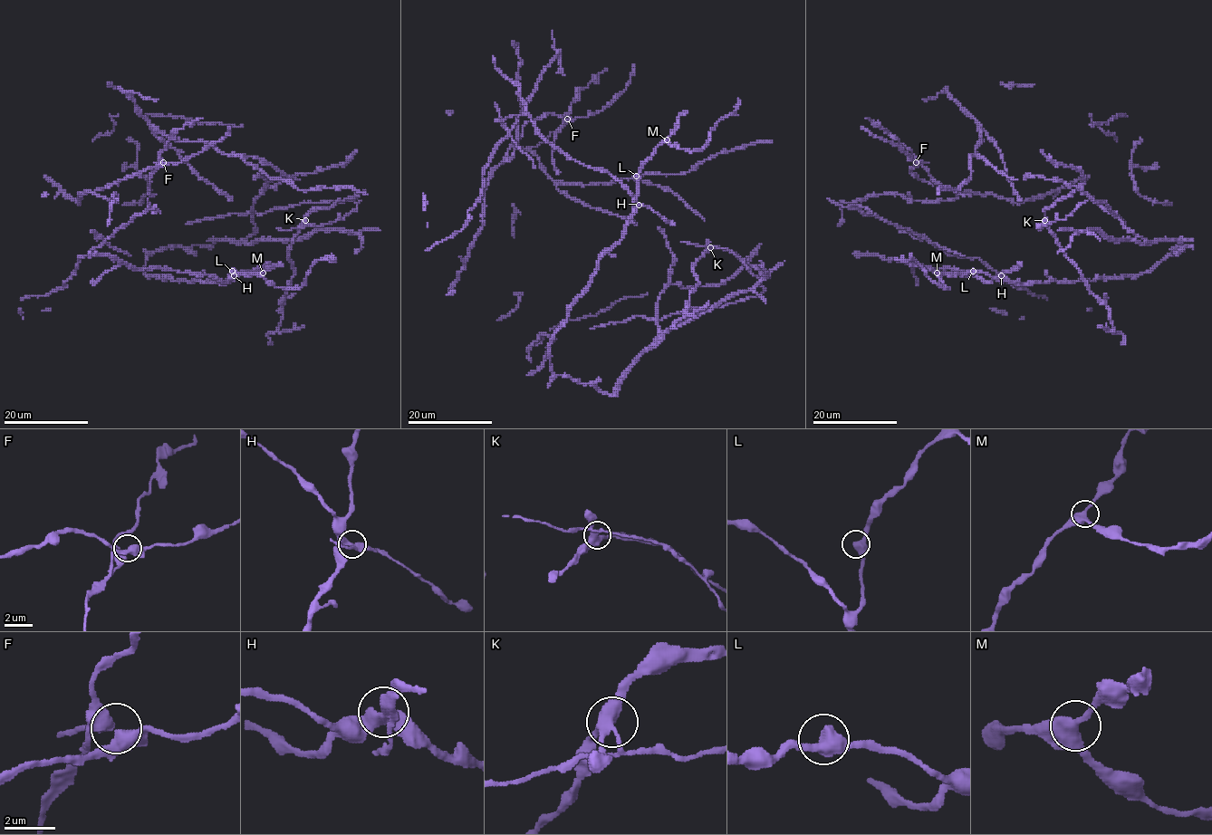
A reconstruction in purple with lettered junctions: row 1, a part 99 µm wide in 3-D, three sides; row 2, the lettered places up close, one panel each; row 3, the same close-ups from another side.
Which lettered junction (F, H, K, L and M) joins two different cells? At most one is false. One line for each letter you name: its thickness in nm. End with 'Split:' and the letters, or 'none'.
K: Thickness 400 nm
Split: K

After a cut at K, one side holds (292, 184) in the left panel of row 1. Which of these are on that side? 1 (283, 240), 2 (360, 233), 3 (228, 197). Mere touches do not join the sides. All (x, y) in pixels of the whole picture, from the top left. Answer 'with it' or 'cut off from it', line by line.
1: with it
2: with it
3: with it

